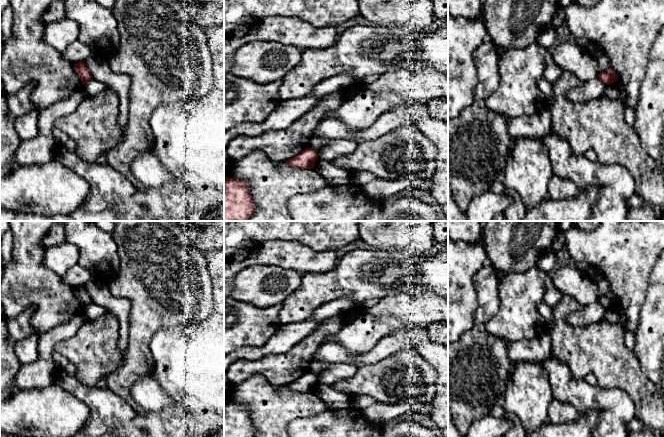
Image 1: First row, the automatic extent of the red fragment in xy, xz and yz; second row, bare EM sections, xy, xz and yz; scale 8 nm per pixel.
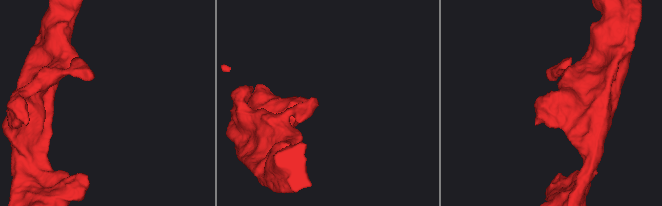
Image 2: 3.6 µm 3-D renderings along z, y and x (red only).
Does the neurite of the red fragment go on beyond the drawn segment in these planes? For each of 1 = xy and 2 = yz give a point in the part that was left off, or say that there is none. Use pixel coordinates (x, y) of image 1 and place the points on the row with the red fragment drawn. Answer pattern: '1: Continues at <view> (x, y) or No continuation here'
1: No continuation here
2: No continuation here

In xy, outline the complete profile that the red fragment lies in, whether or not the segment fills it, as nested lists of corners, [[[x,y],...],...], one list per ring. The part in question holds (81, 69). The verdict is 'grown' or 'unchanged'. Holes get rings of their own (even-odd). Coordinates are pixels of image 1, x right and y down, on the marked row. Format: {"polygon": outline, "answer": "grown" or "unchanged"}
{"polygon": [[[84,62],[75,63],[74,69],[78,74],[79,79],[81,80],[83,85],[86,84],[89,80],[91,80],[92,78],[91,73]]], "answer": "unchanged"}

